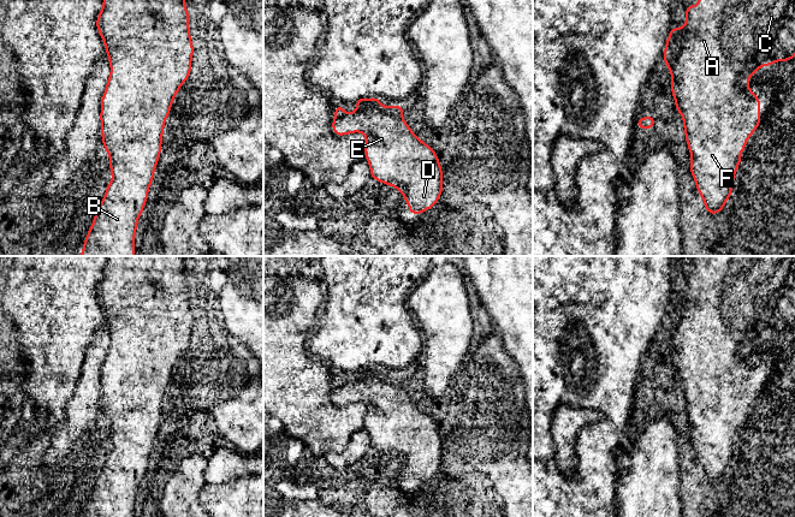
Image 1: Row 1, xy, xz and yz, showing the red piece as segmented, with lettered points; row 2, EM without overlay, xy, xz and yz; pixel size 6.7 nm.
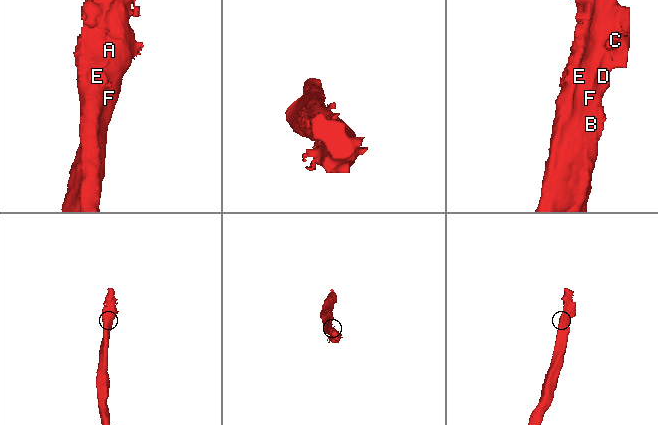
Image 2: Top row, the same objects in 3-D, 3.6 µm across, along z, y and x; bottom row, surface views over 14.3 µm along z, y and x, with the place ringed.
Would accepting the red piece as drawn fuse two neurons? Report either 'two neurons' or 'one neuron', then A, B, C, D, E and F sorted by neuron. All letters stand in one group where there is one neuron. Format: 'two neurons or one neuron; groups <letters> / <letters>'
one neuron; groups A B C D E F

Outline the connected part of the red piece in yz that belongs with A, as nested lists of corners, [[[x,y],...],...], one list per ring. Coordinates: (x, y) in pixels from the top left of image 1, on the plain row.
[[[696,256],[694,263],[700,267],[700,272],[686,277],[686,295],[683,297],[671,297],[663,327],[671,341],[671,362],[676,372],[675,378],[683,387],[686,410],[692,427],[690,442],[698,462],[704,469],[705,479],[714,485],[723,479],[729,469],[734,458],[735,442],[741,433],[741,422],[746,418],[746,411],[760,393],[760,369],[748,356],[748,349],[761,335],[770,335],[776,331],[793,329],[795,325],[795,256]]]

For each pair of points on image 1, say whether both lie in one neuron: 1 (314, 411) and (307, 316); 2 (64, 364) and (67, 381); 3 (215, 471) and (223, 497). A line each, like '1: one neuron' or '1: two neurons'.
1: one neuron
2: one neuron
3: two neurons

